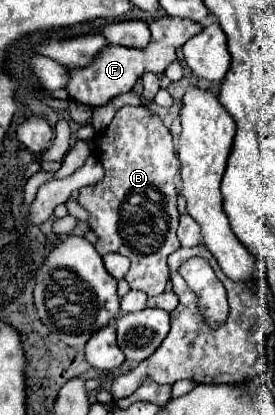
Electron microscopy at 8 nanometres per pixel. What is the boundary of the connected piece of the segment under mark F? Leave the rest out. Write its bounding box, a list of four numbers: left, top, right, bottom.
[67,17,203,107]

